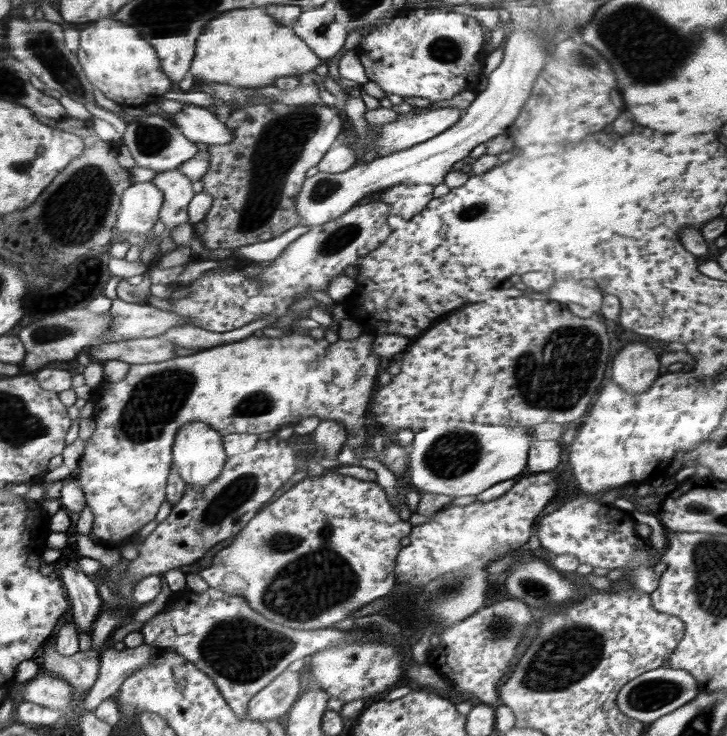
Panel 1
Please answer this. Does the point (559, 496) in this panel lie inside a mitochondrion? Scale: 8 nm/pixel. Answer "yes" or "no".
no

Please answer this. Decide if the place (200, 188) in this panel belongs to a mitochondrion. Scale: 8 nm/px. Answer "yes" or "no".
no

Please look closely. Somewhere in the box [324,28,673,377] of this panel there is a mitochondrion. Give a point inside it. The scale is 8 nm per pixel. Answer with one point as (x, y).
(591, 63)

